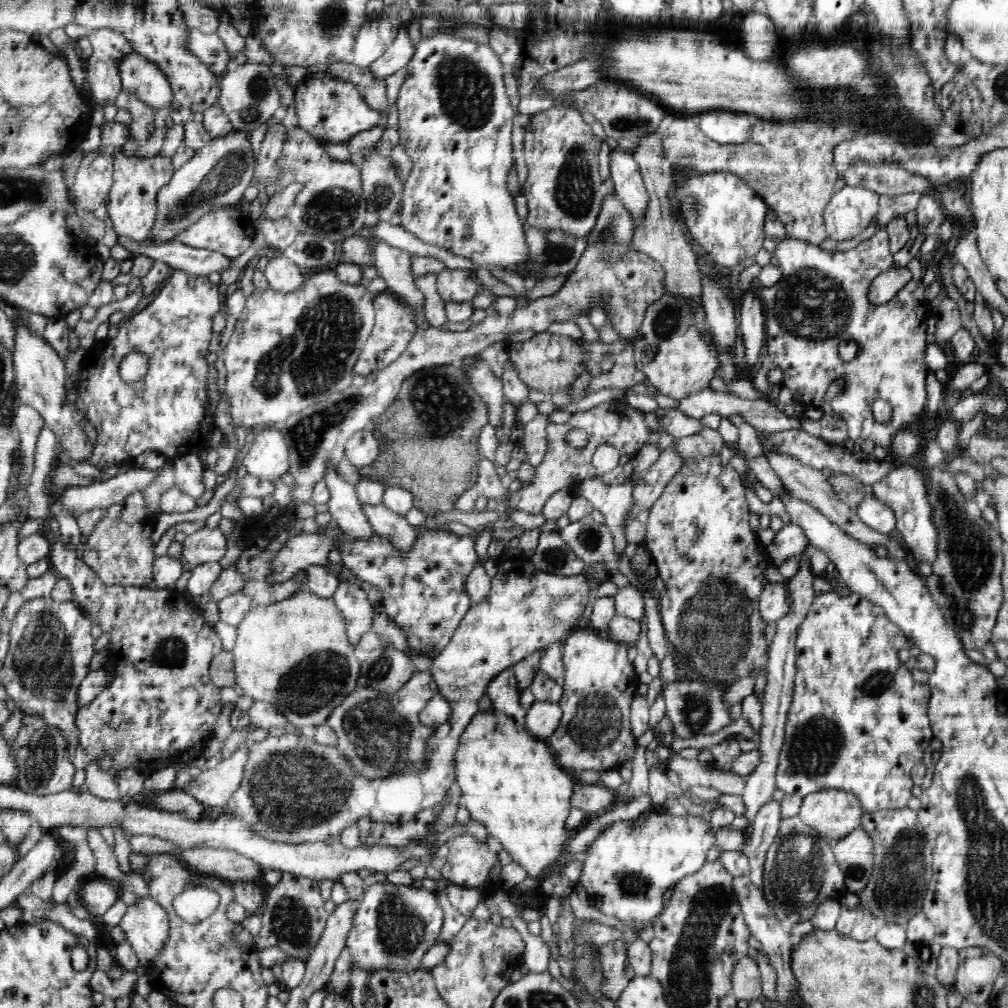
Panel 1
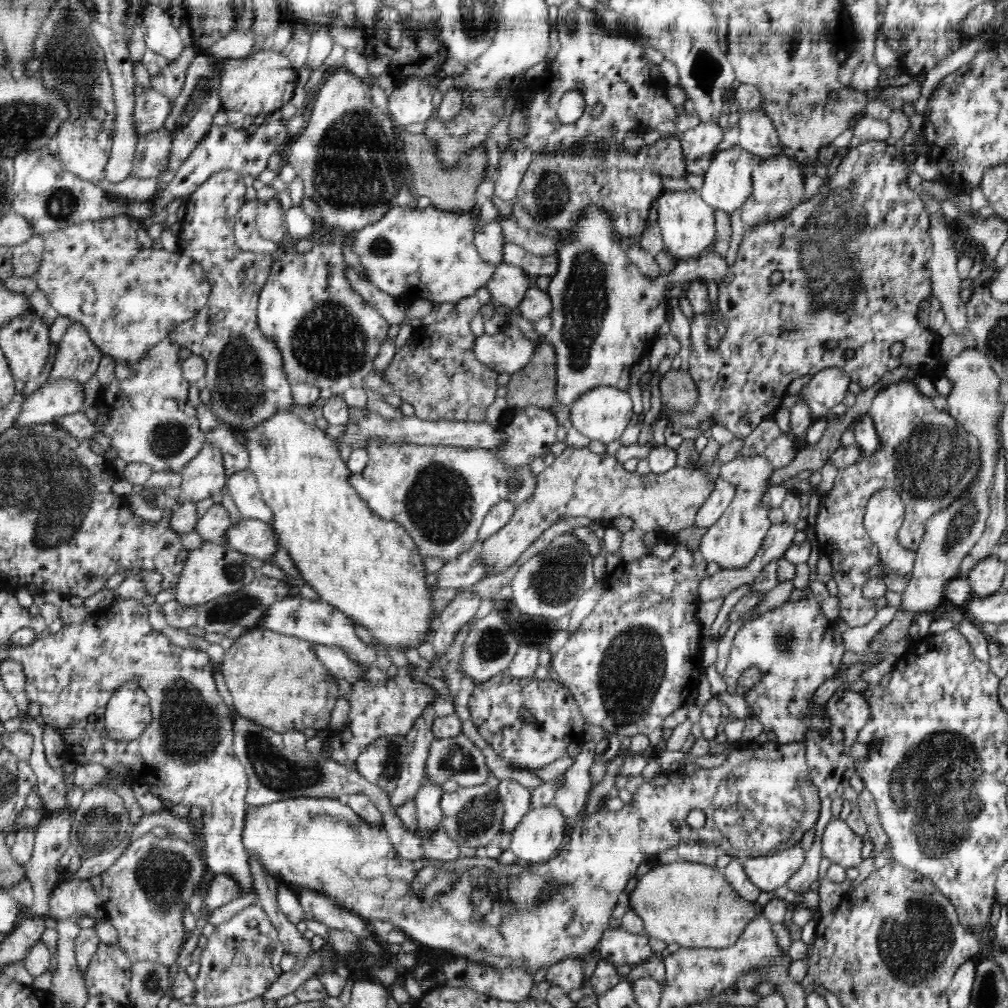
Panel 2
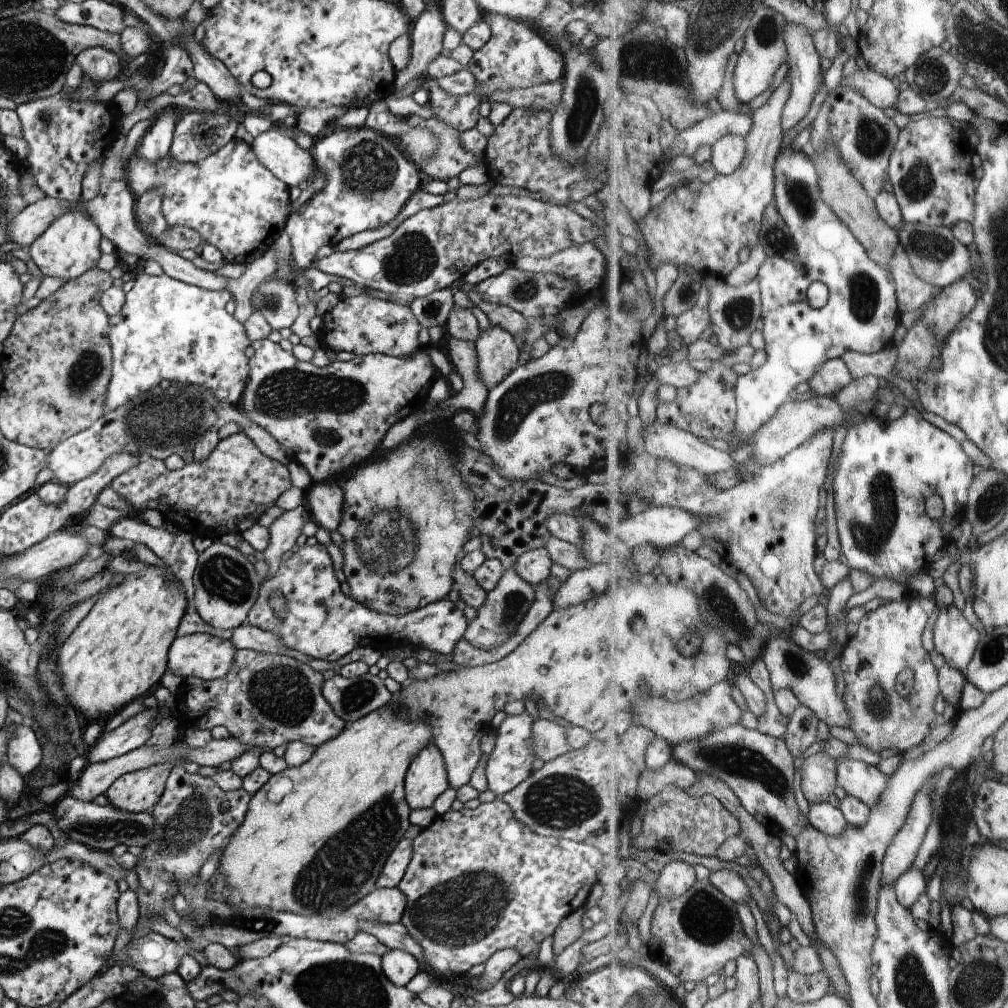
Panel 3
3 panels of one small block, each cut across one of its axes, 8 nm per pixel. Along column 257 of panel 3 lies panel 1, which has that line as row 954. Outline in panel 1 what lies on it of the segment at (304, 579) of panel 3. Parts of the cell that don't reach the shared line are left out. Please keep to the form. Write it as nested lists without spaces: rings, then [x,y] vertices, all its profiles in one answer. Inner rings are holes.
[[[622,938],[608,942],[598,948],[600,965],[604,971],[604,986],[602,991],[616,1001],[625,986],[635,977],[634,969],[630,966],[625,942]]]

